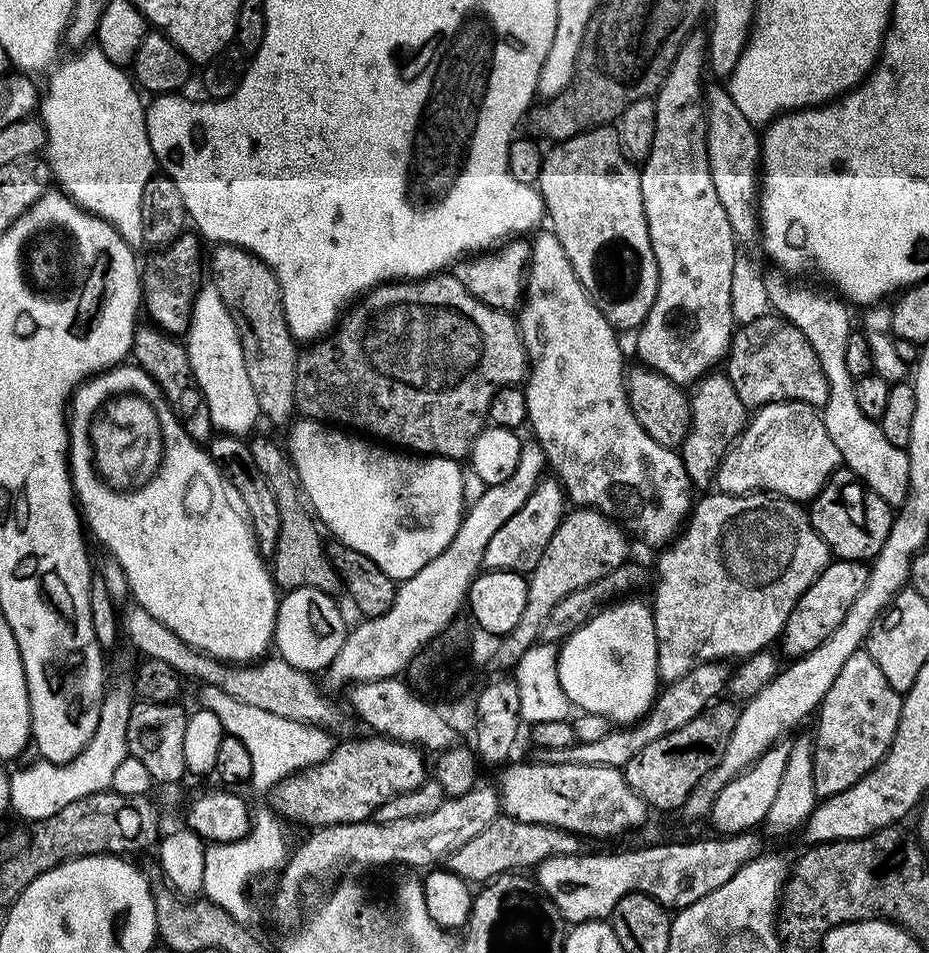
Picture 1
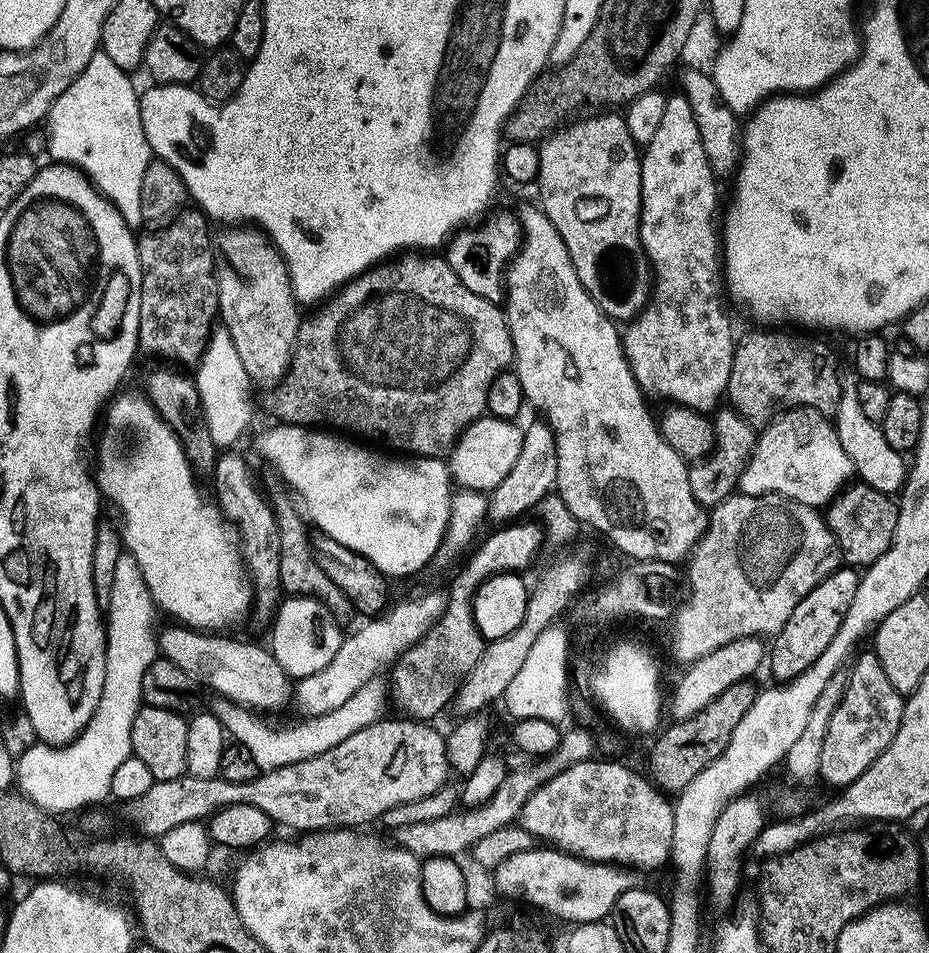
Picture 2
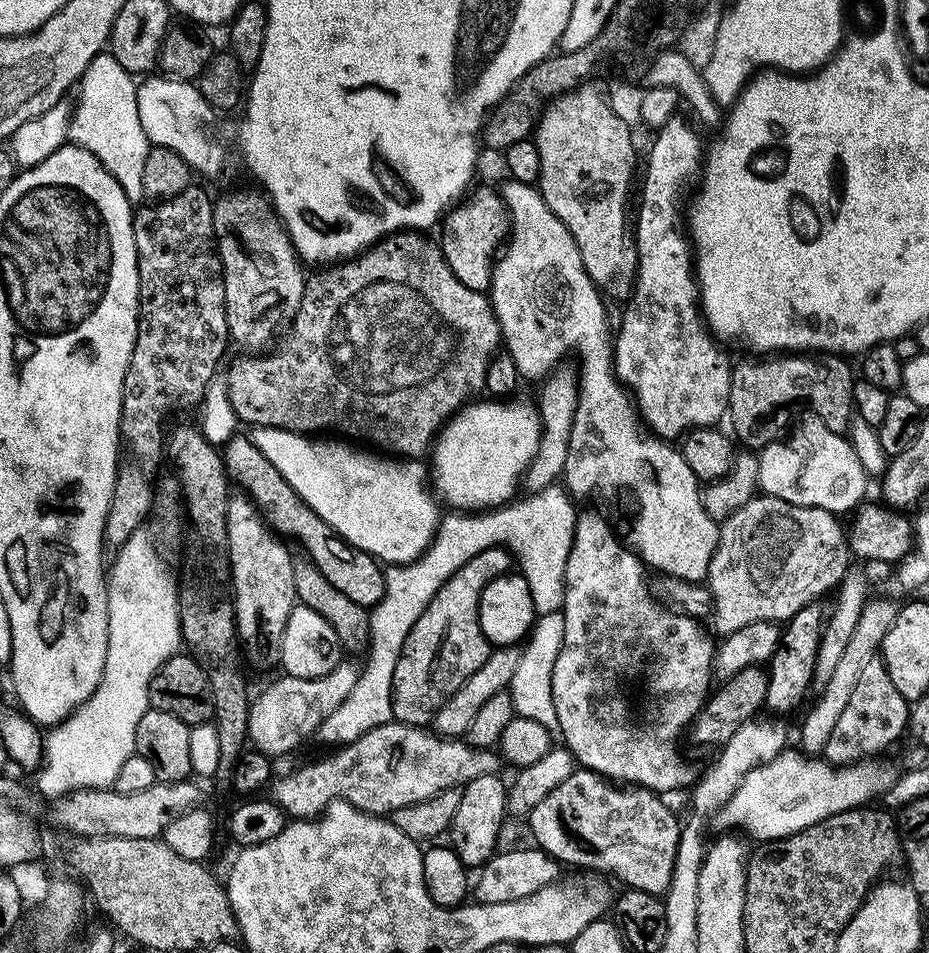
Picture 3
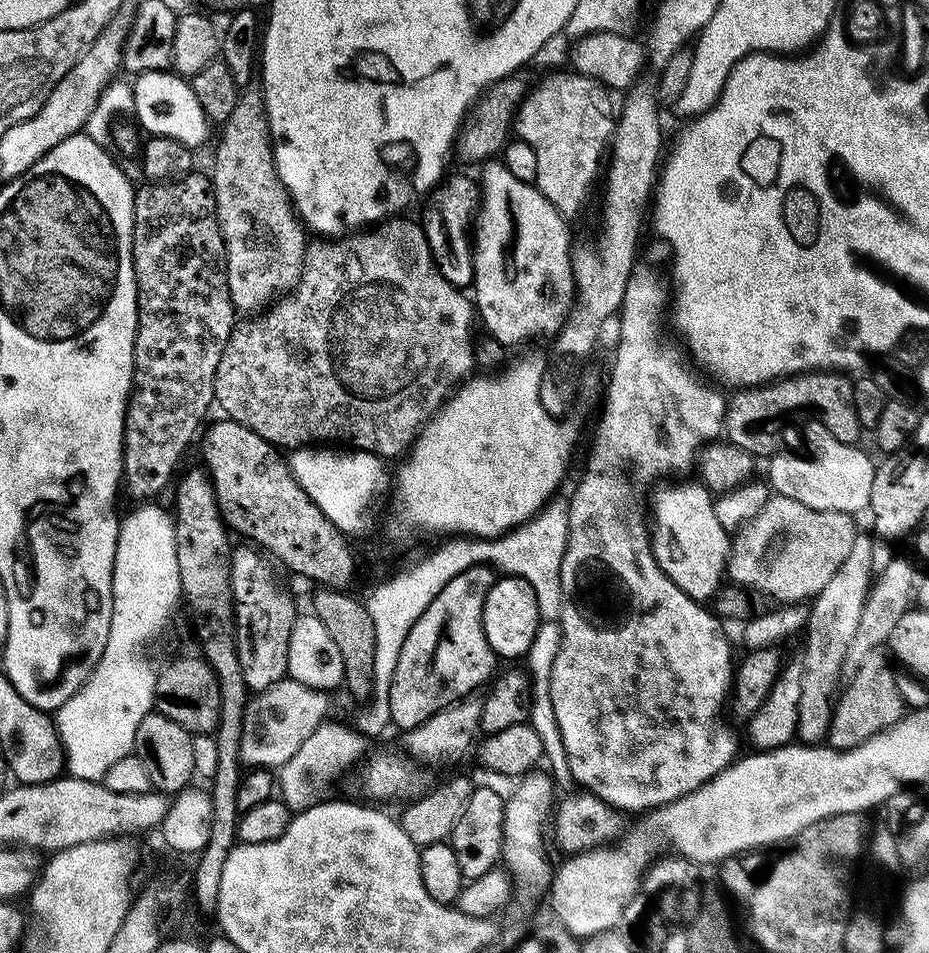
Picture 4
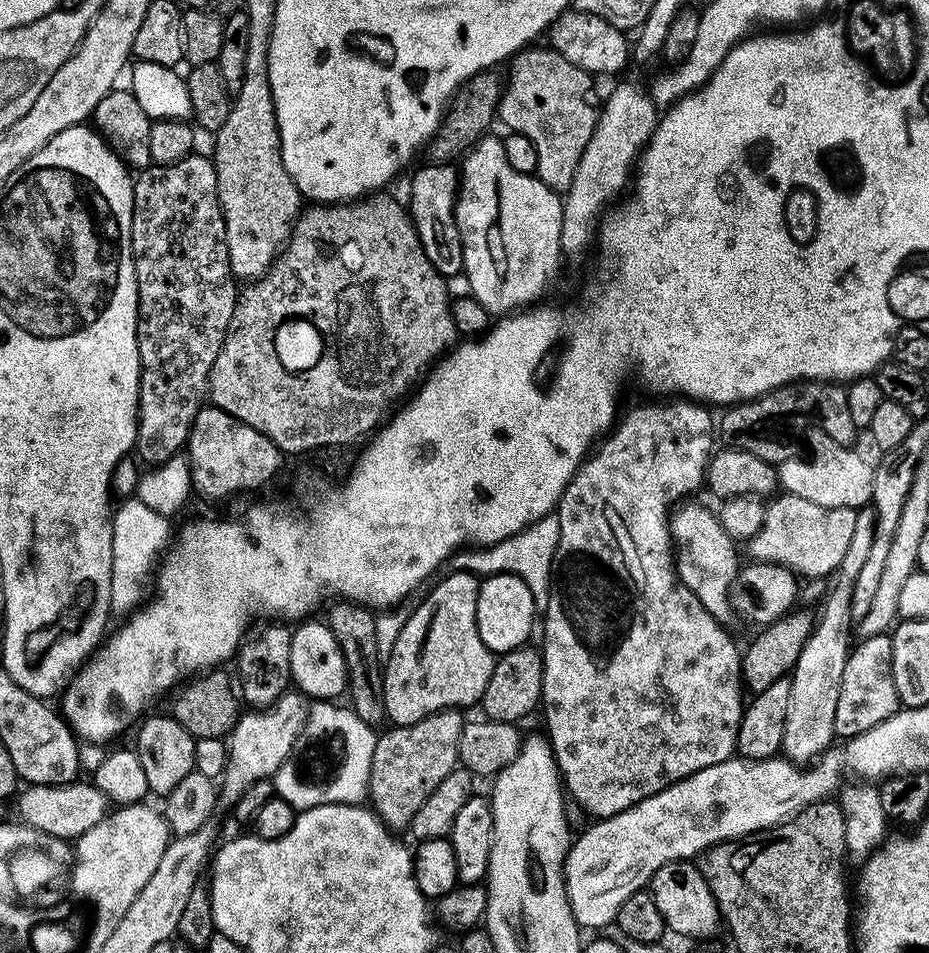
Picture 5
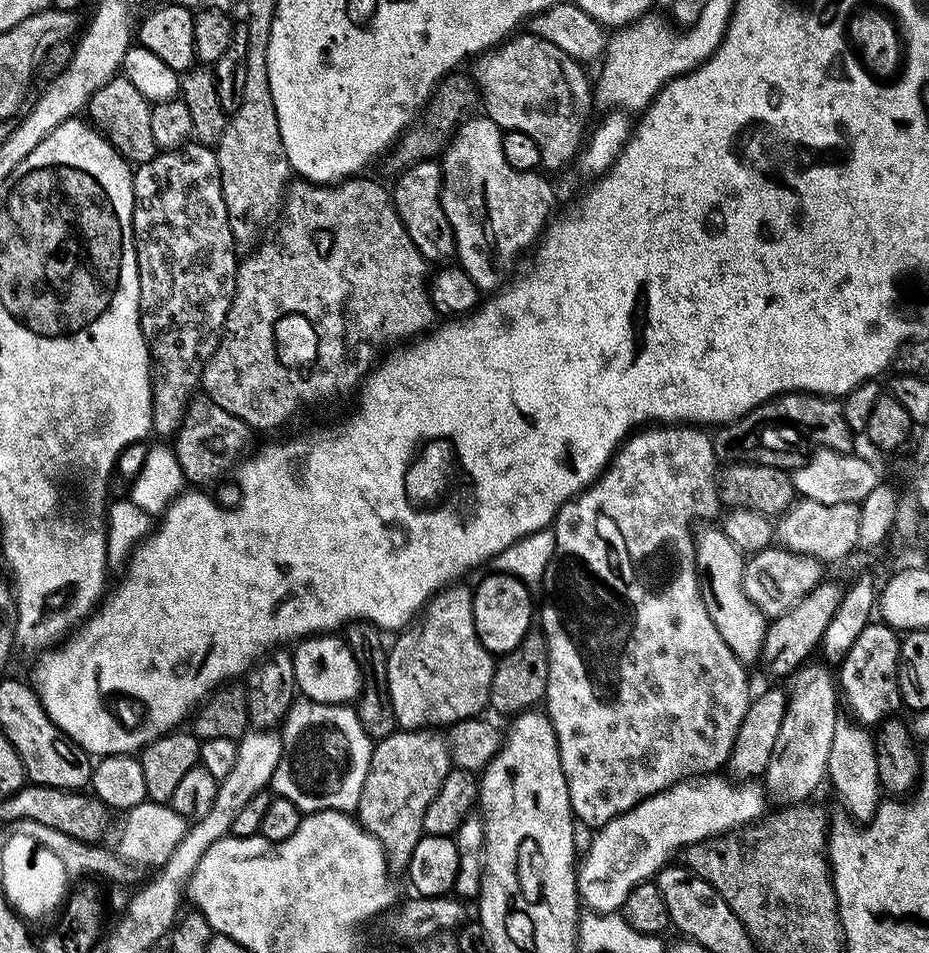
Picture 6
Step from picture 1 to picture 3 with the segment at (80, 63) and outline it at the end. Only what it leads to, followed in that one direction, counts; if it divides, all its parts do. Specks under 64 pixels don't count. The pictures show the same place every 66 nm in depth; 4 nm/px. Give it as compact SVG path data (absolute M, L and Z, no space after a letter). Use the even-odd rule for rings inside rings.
M111 54L90 62L78 81L80 97L74 100L72 121L68 124L68 135L71 143L79 148L90 150L114 174L129 200L133 202L145 199L142 188L142 168L150 149L146 130L138 119L138 87L133 73L127 72Z

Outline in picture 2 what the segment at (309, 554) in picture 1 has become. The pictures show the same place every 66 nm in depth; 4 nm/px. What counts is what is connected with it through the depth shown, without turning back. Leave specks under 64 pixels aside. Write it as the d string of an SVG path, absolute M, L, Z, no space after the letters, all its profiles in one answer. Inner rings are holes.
M280 496L274 500L276 510L276 521L278 530L282 534L282 570L280 571L280 587L288 596L309 596L327 606L337 621L344 622L348 615L353 615L354 609L348 600L348 596L330 577L326 575L326 570L318 566L316 561L316 550L312 547L312 536L308 532L309 525L305 517L296 513L296 508L287 500Z

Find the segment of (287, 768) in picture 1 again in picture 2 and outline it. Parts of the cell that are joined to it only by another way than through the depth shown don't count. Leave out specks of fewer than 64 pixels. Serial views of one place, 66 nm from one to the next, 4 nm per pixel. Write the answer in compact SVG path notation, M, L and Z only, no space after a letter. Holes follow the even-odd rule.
M380 678L372 679L354 694L343 706L338 706L330 714L318 714L301 719L301 724L288 724L285 728L275 728L263 720L263 715L253 714L247 708L241 708L224 696L213 695L210 712L220 720L225 733L235 743L246 746L250 754L254 754L254 762L258 762L261 770L288 766L290 763L302 762L303 759L314 758L332 750L340 742L346 741L352 734L368 727L374 722L385 719L384 696L386 700L386 684Z

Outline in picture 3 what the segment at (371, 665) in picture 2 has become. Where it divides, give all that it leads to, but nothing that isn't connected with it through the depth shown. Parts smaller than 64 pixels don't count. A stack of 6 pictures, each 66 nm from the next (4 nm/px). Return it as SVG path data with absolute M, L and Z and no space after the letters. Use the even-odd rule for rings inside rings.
M347 660L336 664L330 674L316 679L302 679L287 674L274 681L260 697L253 699L248 706L248 739L251 747L263 752L269 758L284 756L302 743L307 736L315 737L320 731L320 724L342 702L346 702L346 694L354 688L359 676L359 667Z

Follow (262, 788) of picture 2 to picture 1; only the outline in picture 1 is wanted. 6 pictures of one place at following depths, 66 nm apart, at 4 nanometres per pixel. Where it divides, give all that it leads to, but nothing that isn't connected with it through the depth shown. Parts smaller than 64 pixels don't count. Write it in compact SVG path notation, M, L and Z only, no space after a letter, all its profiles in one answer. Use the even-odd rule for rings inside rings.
M374 734L360 741L340 743L333 752L320 764L296 772L286 777L276 787L271 789L271 807L285 821L306 824L308 828L324 827L326 825L353 824L369 820L375 815L376 808L382 802L389 801L399 793L416 789L427 779L425 755L423 751L411 744L405 744L391 738Z

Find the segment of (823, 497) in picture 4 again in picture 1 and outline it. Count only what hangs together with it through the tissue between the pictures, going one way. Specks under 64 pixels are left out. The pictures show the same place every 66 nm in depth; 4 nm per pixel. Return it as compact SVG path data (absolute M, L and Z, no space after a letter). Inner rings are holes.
M788 400L764 404L751 415L743 433L724 455L715 483L727 495L765 492L802 504L816 497L842 463L817 407Z

